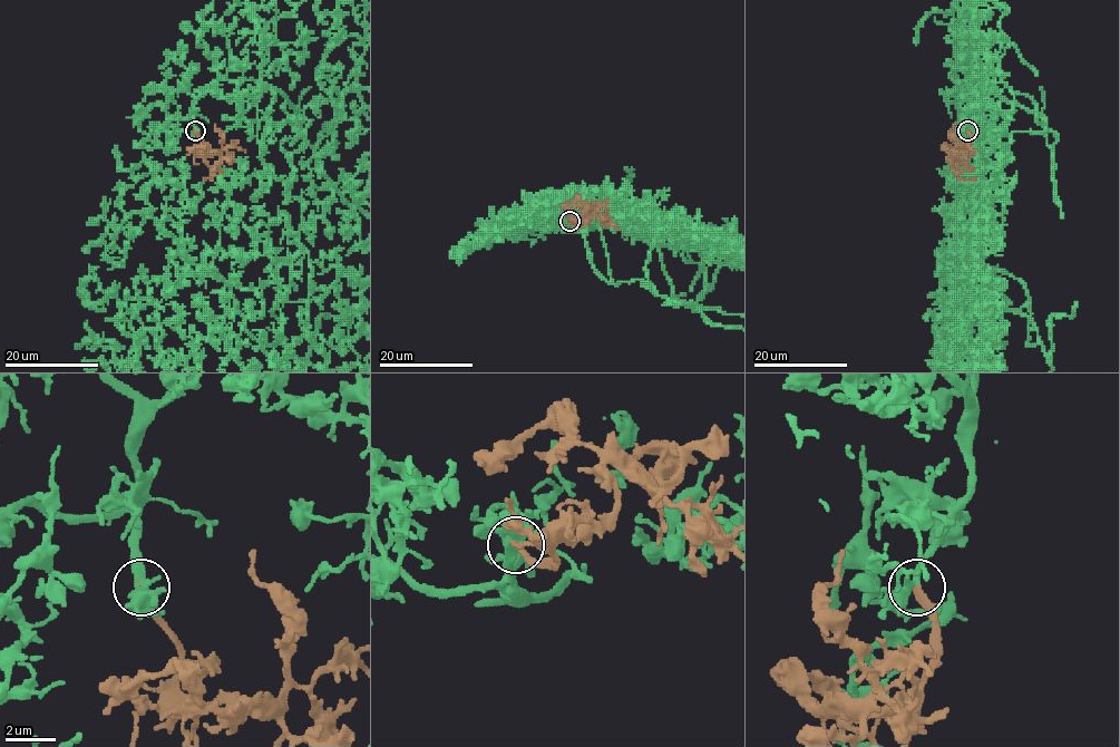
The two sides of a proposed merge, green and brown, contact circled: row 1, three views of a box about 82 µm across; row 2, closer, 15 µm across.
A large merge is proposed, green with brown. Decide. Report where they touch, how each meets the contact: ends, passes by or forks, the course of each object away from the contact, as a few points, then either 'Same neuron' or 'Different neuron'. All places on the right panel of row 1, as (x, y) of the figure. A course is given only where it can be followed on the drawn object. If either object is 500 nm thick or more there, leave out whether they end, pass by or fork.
Place: (967, 131). At the ring green passes by. At the ring brown ends. Course of brown: (967, 131), (968, 149), (961, 155), (955, 154), (961, 161), (958, 177), (976, 178). Same neuron

